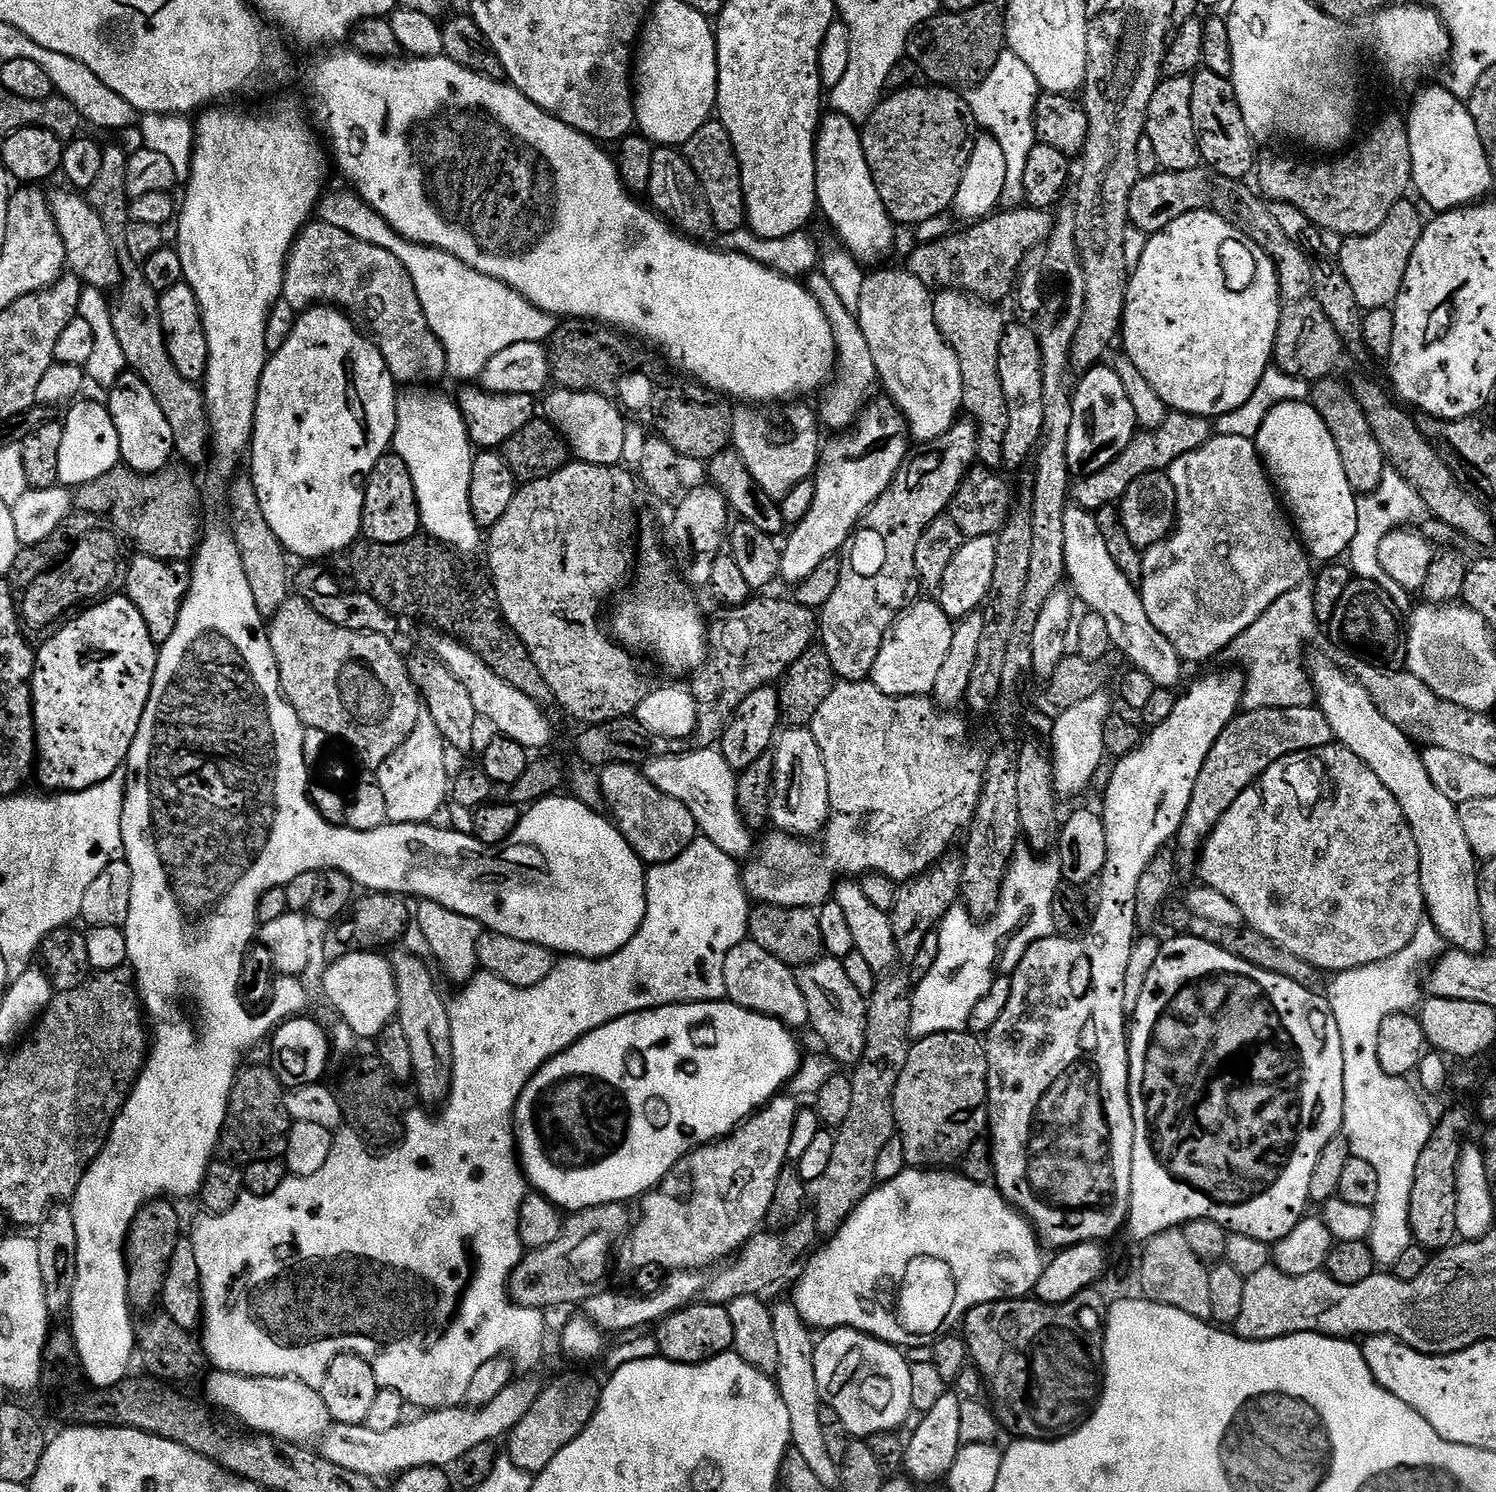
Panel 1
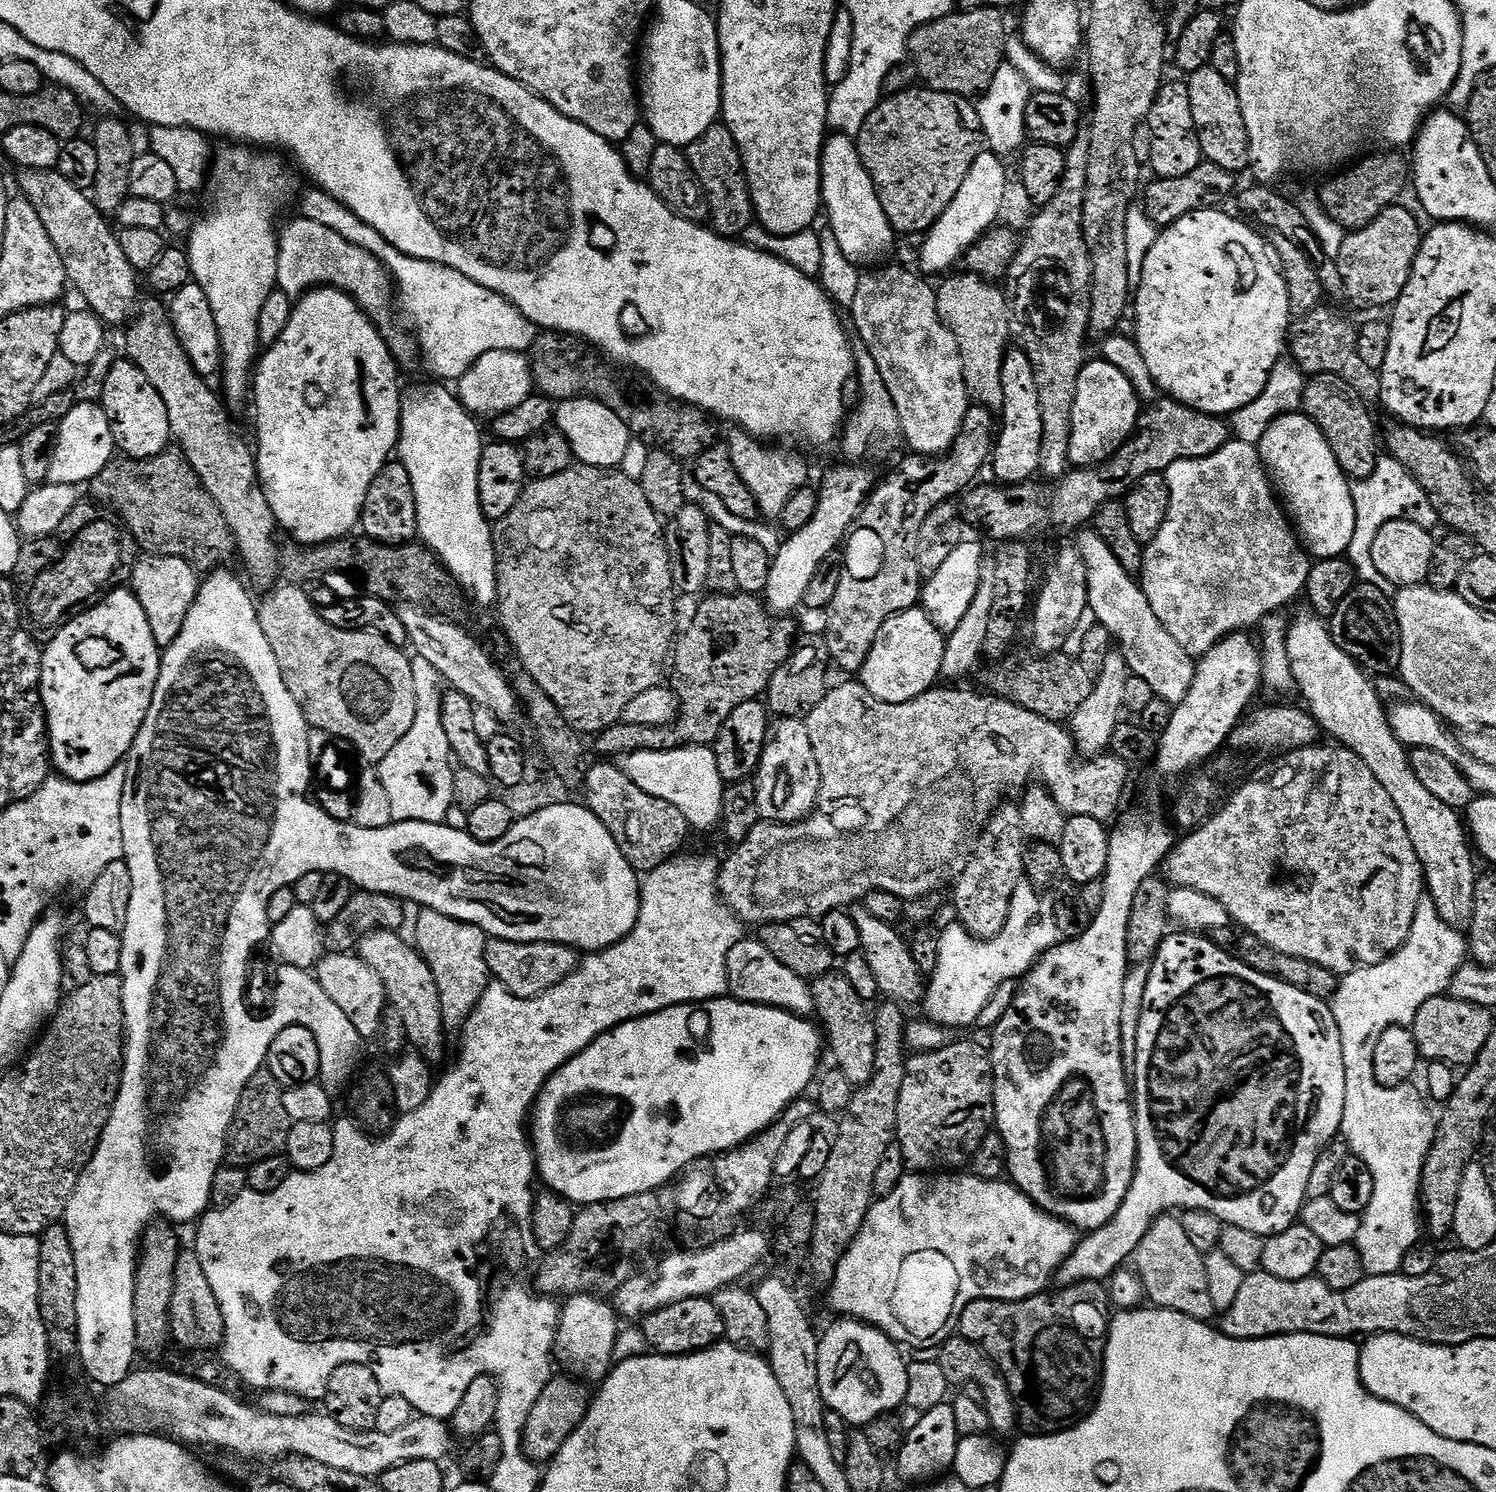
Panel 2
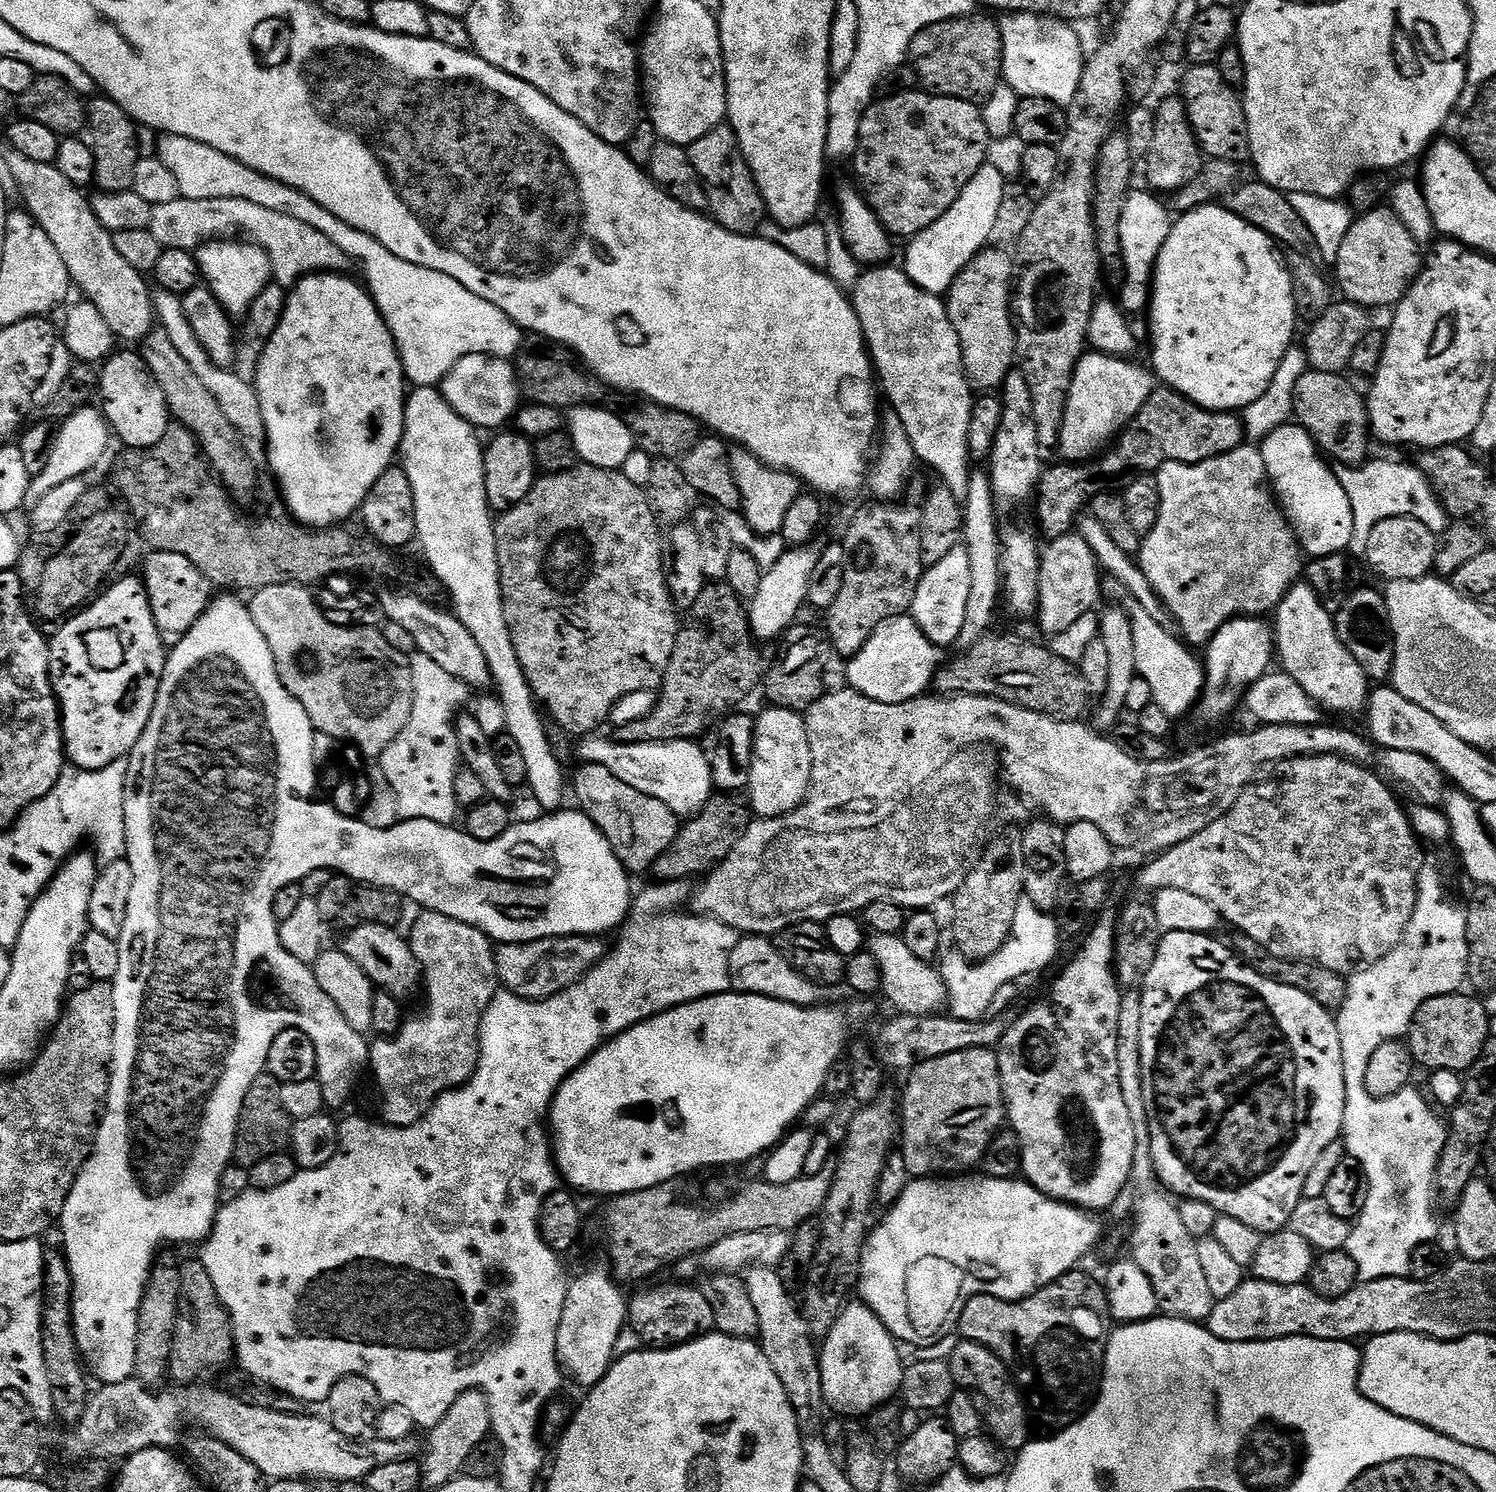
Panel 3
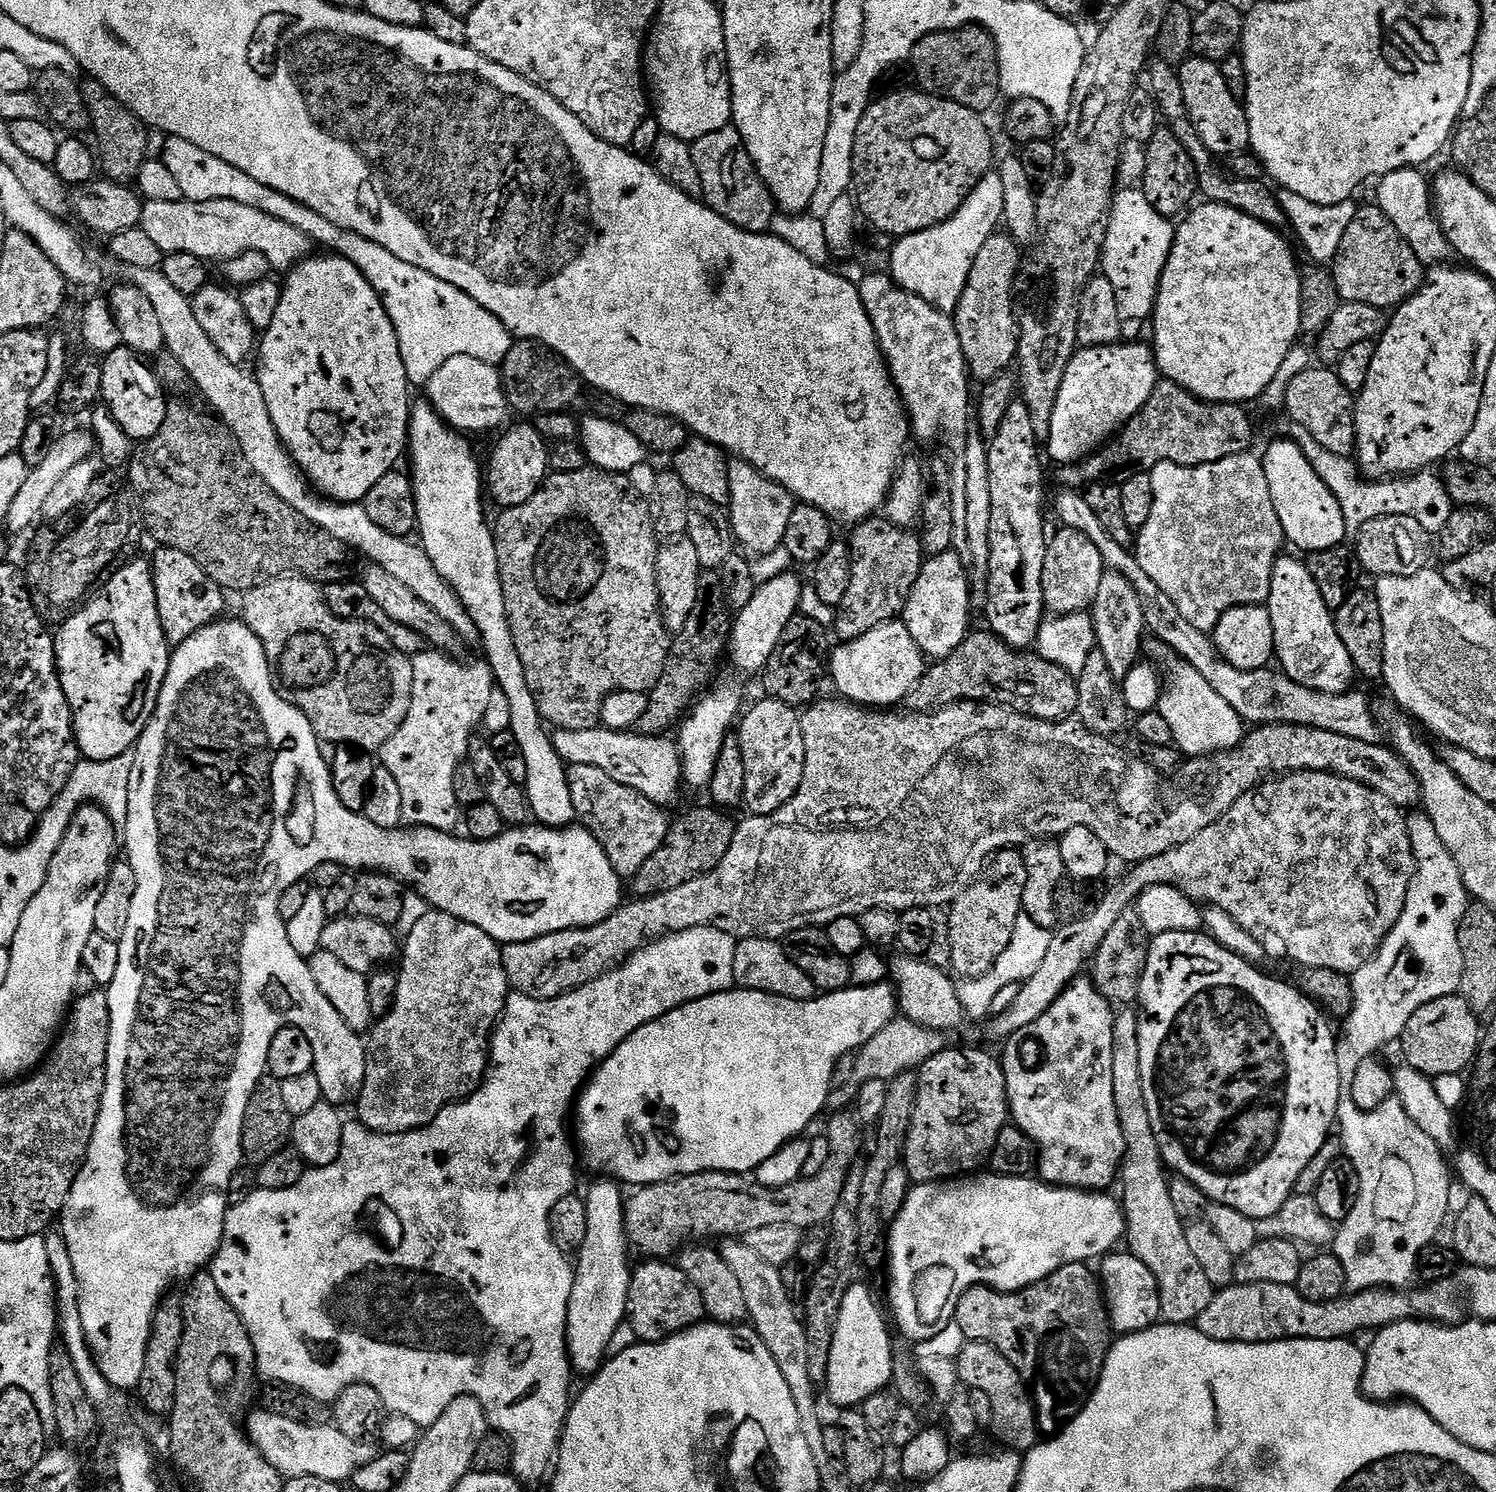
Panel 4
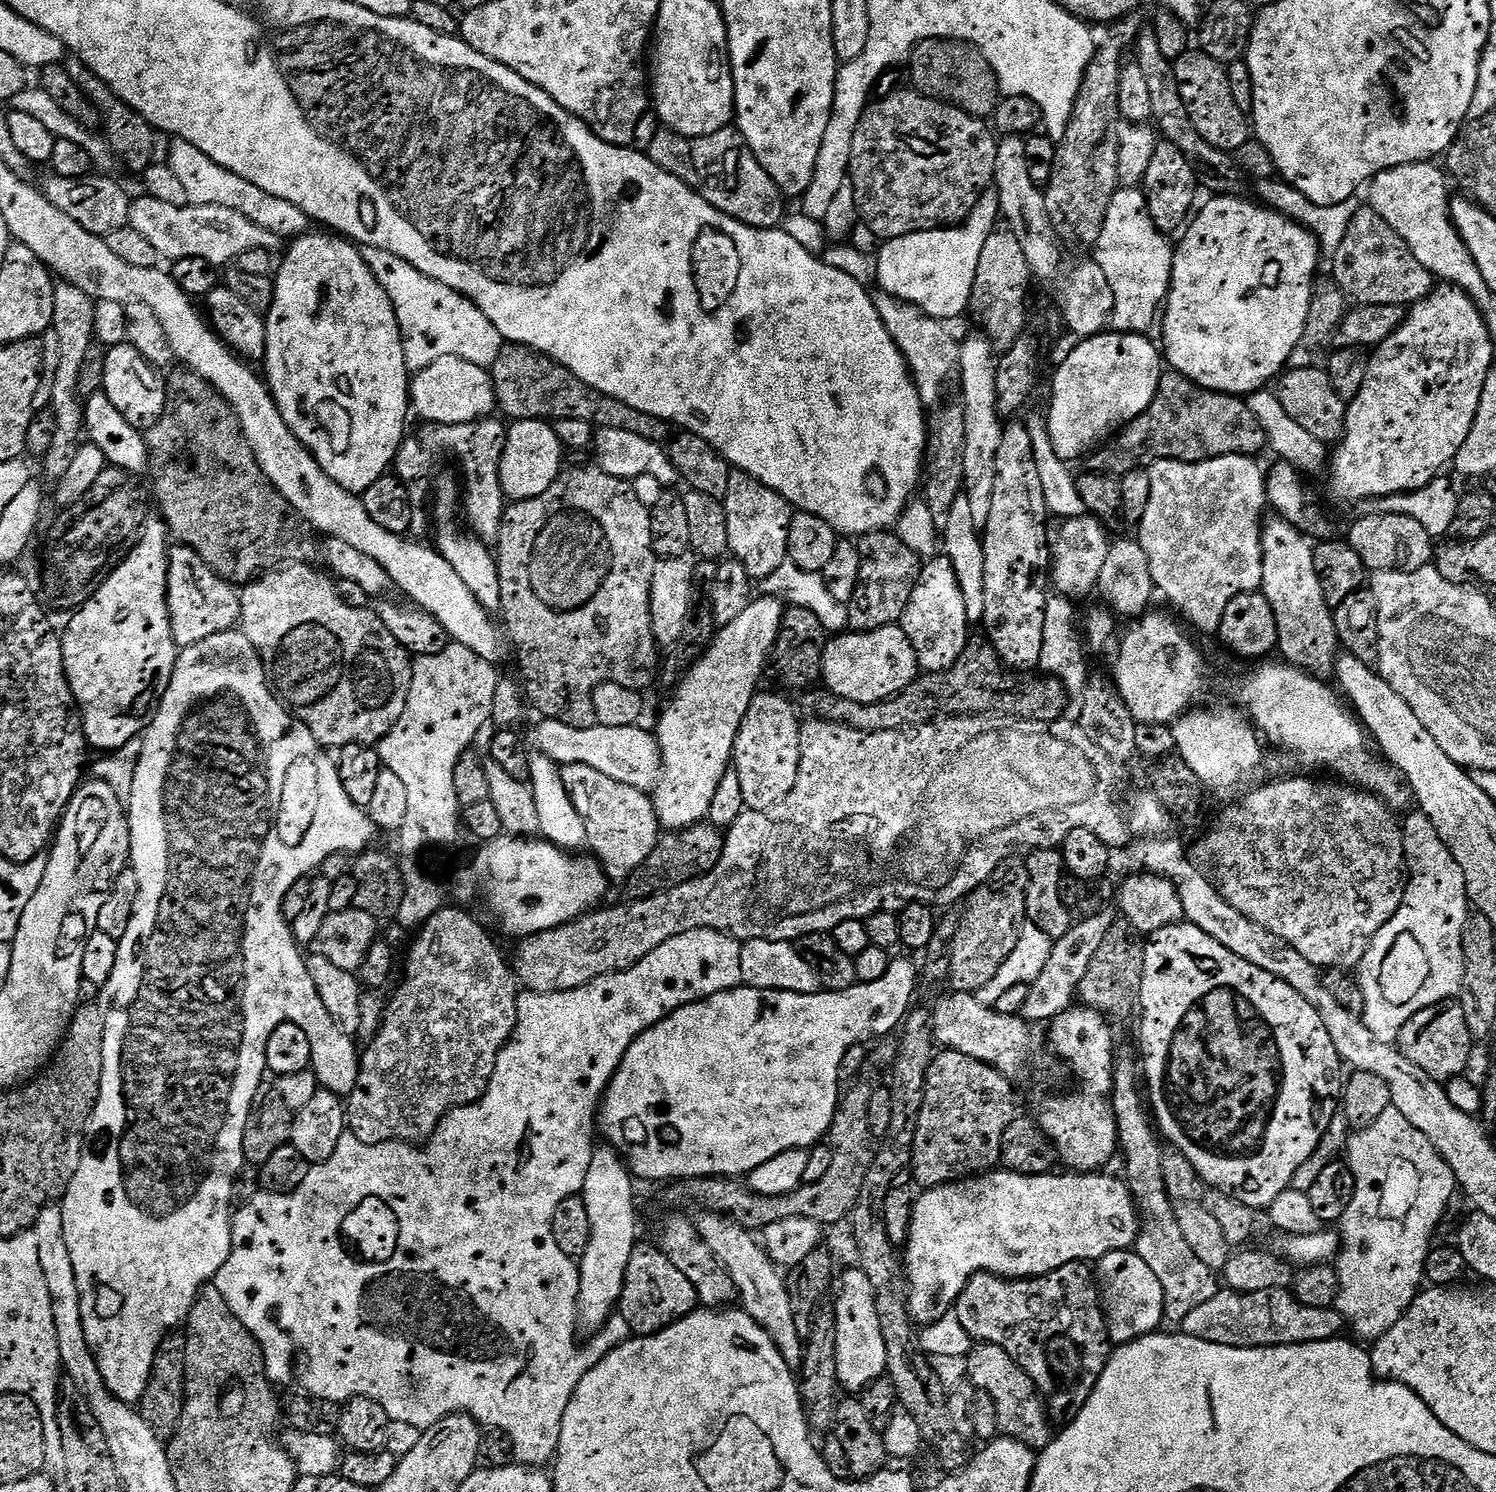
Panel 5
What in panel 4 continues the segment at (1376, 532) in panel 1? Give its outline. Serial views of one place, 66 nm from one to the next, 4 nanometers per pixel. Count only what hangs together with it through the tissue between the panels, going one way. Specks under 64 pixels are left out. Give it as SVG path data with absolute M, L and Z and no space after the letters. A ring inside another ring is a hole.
M1282 418L1278 424L1277 432L1281 437L1292 440L1310 459L1310 464L1317 471L1331 493L1339 500L1342 506L1343 517L1349 535L1359 534L1367 522L1382 517L1412 517L1419 521L1431 536L1438 536L1447 521L1454 507L1449 496L1448 488L1443 479L1433 471L1425 470L1417 474L1409 474L1405 477L1389 477L1383 480L1371 481L1362 478L1359 472L1359 465L1355 459L1344 455L1333 454L1326 447L1319 445L1310 430L1304 426Z

